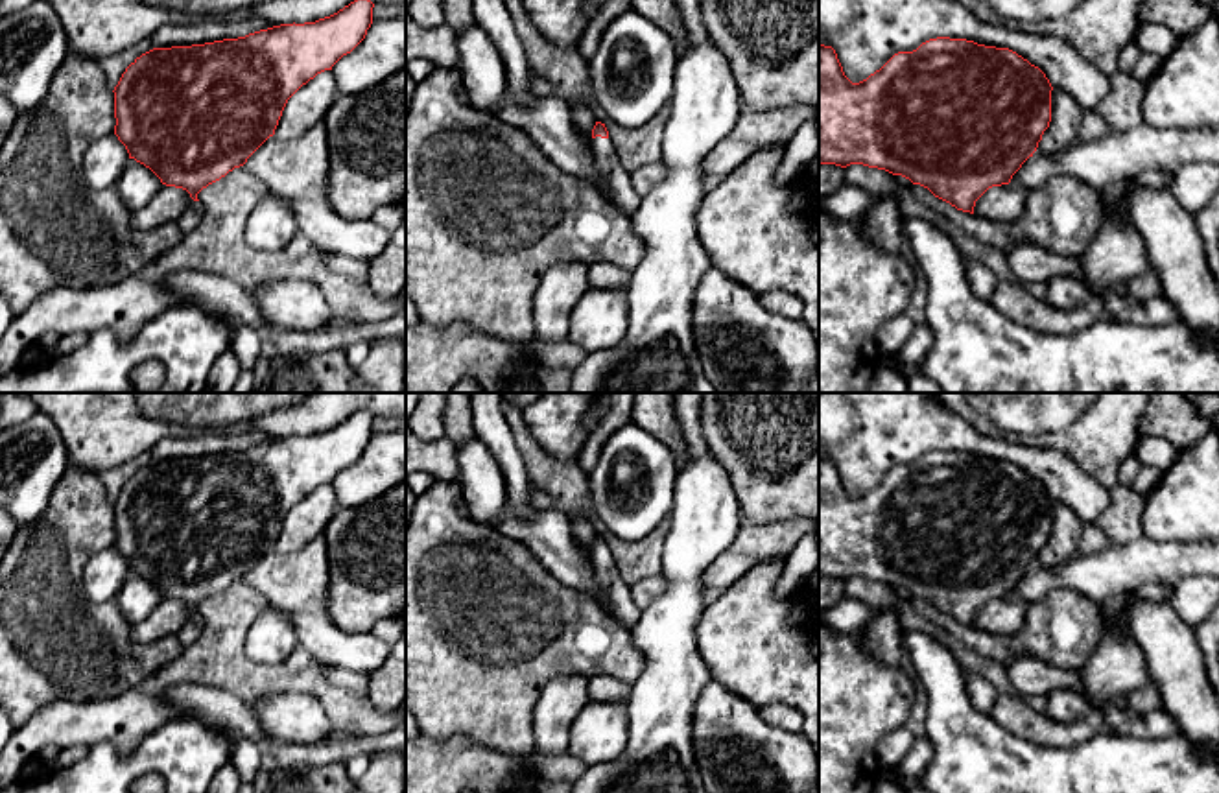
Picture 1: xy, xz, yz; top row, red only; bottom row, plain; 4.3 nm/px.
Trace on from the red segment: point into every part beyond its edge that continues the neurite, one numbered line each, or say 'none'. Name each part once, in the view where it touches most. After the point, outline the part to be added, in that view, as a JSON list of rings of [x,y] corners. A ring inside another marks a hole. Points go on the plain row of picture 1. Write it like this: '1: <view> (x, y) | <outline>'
1: xz (615, 596) | [[[610,551],[590,553],[592,568],[599,586],[599,603],[627,631],[636,625],[642,609],[633,601],[629,585],[620,577]]]

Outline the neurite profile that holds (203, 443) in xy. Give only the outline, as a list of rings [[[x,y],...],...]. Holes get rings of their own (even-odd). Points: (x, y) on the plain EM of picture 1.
[[[254,426],[236,430],[203,430],[184,437],[164,437],[151,448],[155,461],[192,459],[223,452],[238,452],[273,441]]]

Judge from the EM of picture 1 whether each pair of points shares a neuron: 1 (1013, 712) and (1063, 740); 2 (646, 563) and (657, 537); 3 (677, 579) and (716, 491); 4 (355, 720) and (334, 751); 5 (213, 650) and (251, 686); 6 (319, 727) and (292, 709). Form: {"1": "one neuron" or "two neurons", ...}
{"1": "one neuron", "2": "one neuron", "3": "one neuron", "4": "two neurons", "5": "one neuron", "6": "one neuron"}

